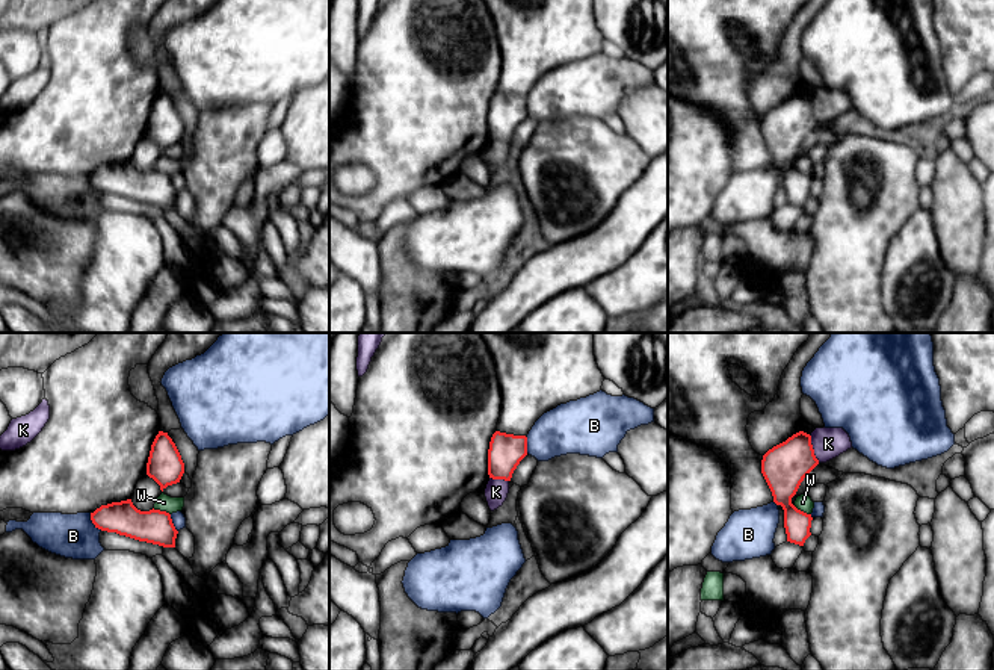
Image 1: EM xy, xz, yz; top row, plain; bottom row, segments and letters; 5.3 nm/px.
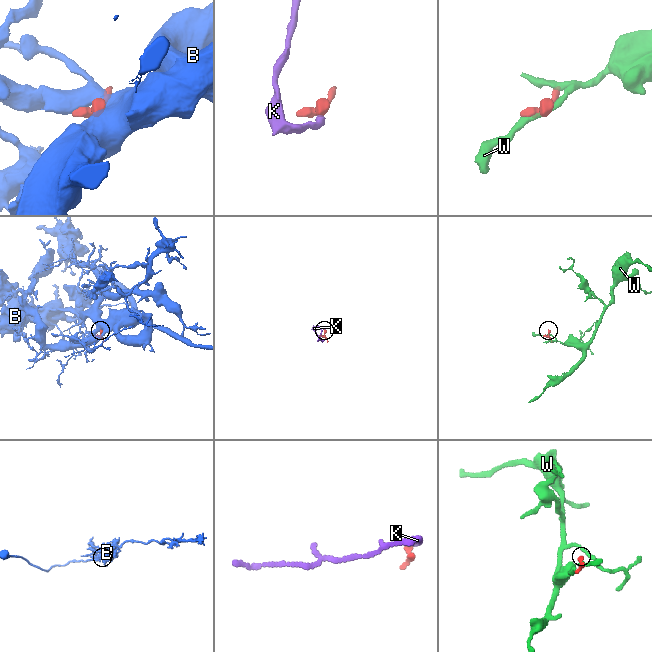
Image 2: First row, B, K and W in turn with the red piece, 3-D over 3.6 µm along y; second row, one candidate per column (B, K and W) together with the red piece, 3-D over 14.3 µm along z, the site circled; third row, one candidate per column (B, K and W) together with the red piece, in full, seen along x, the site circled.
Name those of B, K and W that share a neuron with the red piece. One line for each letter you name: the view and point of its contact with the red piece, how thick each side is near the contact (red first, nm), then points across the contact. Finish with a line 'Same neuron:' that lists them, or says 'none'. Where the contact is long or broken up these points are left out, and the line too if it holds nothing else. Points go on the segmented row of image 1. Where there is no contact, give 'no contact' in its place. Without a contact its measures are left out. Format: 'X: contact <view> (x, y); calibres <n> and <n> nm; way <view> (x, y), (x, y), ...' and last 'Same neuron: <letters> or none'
K: contact yz (811, 448); calibres 240 and 160 nm; way yz (784, 466), (811, 448), (828, 443)
Same neuron: K

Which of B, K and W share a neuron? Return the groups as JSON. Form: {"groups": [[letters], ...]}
{"groups": [["B"], ["K"], ["W"]]}

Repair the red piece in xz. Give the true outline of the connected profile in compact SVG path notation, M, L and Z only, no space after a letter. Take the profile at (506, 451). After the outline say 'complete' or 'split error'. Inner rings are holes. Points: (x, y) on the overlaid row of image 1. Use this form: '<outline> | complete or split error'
M495 431L488 449L489 481L485 498L491 511L503 505L509 481L520 461L527 455L527 437Z | split error

